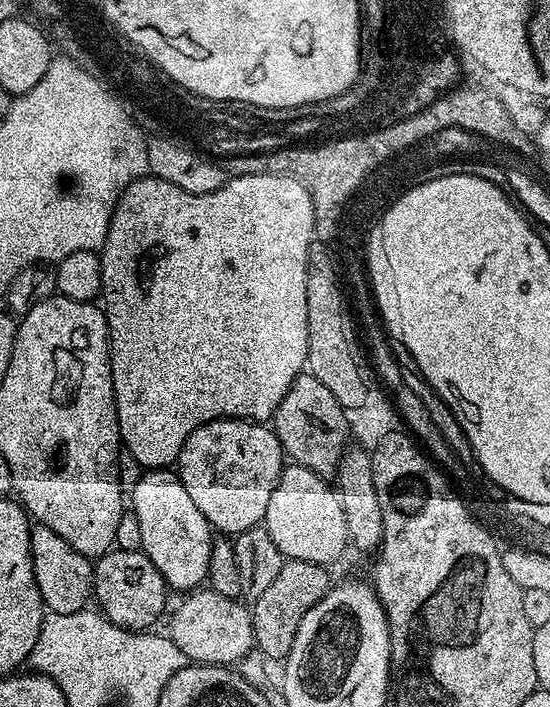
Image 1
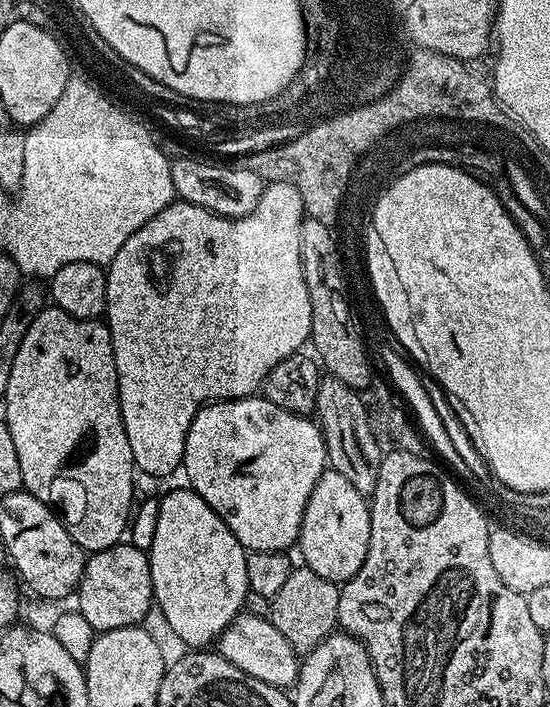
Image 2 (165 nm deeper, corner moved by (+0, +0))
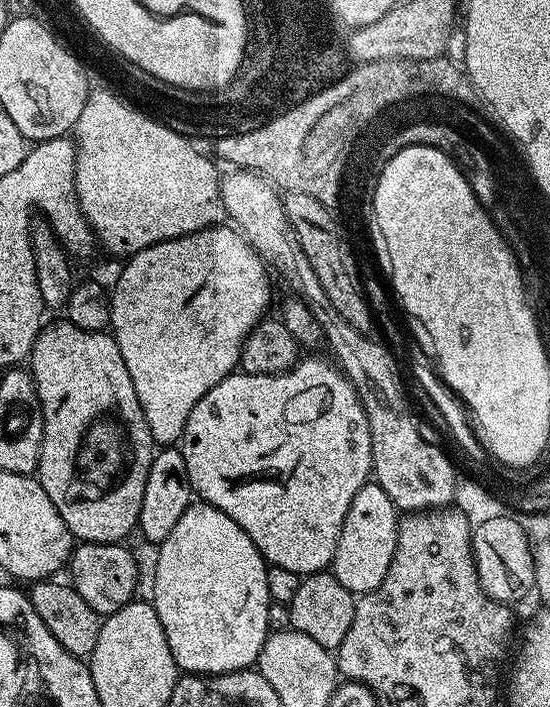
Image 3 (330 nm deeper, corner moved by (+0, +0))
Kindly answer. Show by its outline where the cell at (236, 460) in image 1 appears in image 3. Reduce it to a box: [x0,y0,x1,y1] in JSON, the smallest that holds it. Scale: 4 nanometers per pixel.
[178,359,372,578]

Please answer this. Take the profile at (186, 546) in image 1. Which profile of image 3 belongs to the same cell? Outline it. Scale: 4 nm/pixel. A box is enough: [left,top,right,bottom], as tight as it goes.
[150,502,270,675]

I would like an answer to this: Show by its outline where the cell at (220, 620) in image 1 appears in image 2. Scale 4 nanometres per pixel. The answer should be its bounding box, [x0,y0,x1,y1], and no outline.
[218,614,298,690]

